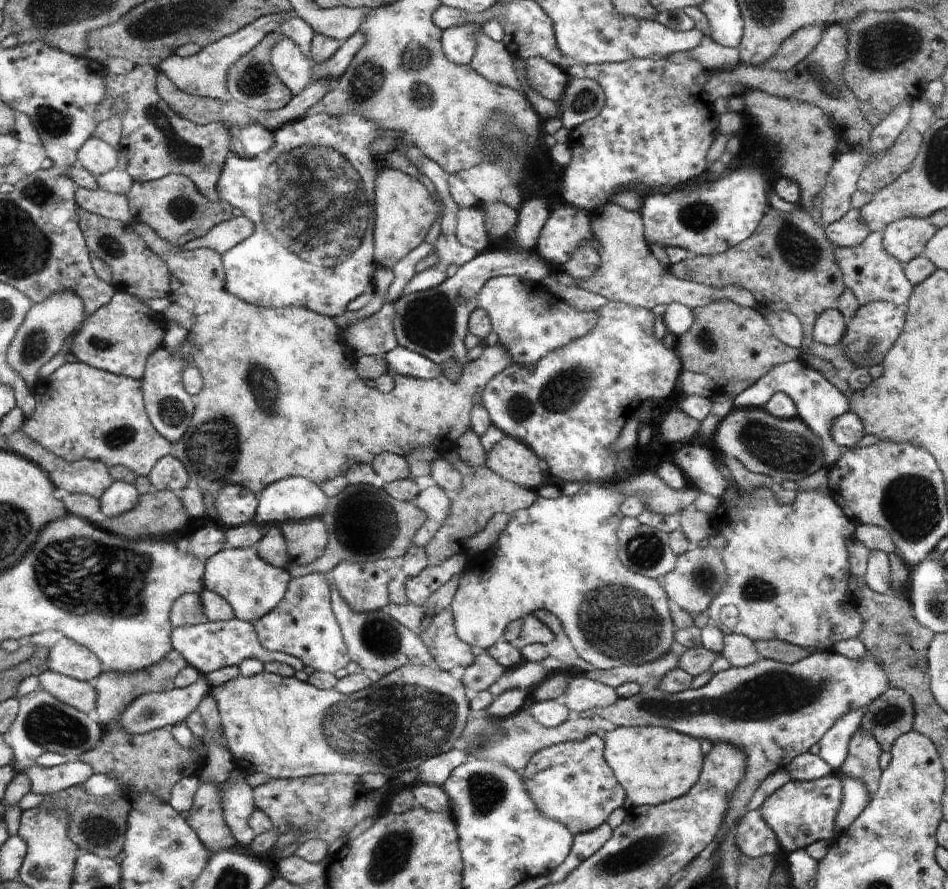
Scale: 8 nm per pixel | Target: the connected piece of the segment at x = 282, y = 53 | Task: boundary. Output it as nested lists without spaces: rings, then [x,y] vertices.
[[[281,30],[278,33],[281,37],[277,39],[276,46],[272,50],[271,65],[277,77],[291,90],[293,94],[296,94],[298,90],[305,89],[315,78],[315,70],[313,64],[308,57],[301,51],[301,48],[291,39],[284,35]]]

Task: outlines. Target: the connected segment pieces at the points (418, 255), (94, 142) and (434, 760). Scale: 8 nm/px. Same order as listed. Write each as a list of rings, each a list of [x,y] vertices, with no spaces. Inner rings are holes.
[[[431,242],[423,243],[418,248],[411,250],[402,261],[394,265],[391,269],[394,273],[394,278],[388,287],[388,296],[386,302],[394,302],[400,295],[404,294],[405,286],[410,282],[410,279],[416,274],[414,266],[424,258],[434,252],[434,245]]]
[[[92,137],[80,149],[79,160],[92,174],[99,176],[118,169],[120,156],[118,147],[112,147],[108,142]]]
[[[452,749],[441,755],[426,759],[420,766],[420,781],[426,784],[443,786],[448,777],[470,758],[466,751]]]

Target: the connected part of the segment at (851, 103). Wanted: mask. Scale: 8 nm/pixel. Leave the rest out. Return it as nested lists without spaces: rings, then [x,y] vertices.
[[[830,25],[823,32],[817,48],[814,47],[810,54],[807,54],[789,71],[738,64],[732,69],[715,70],[712,78],[705,84],[705,89],[711,96],[711,100],[715,100],[720,97],[731,97],[734,87],[742,83],[750,89],[758,89],[778,98],[819,106],[828,114],[839,142],[848,143],[851,146],[851,151],[857,151],[867,145],[872,126],[866,121],[866,116],[859,105],[859,99],[852,94],[839,75],[844,61],[847,61],[847,31],[842,25]]]

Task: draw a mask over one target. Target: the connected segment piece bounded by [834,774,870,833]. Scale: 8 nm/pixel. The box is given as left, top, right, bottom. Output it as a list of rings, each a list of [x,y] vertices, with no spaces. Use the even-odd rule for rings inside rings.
[[[842,774],[838,775],[843,784],[843,798],[839,811],[834,817],[836,832],[846,830],[867,807],[869,794],[864,783],[850,779]]]

